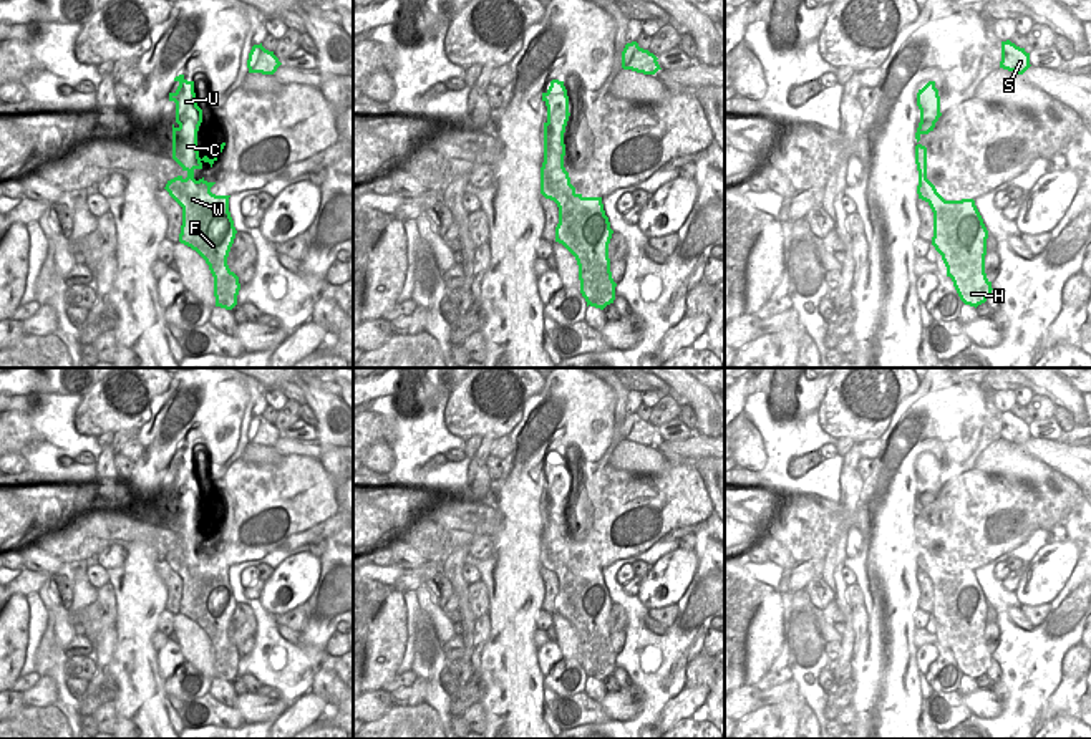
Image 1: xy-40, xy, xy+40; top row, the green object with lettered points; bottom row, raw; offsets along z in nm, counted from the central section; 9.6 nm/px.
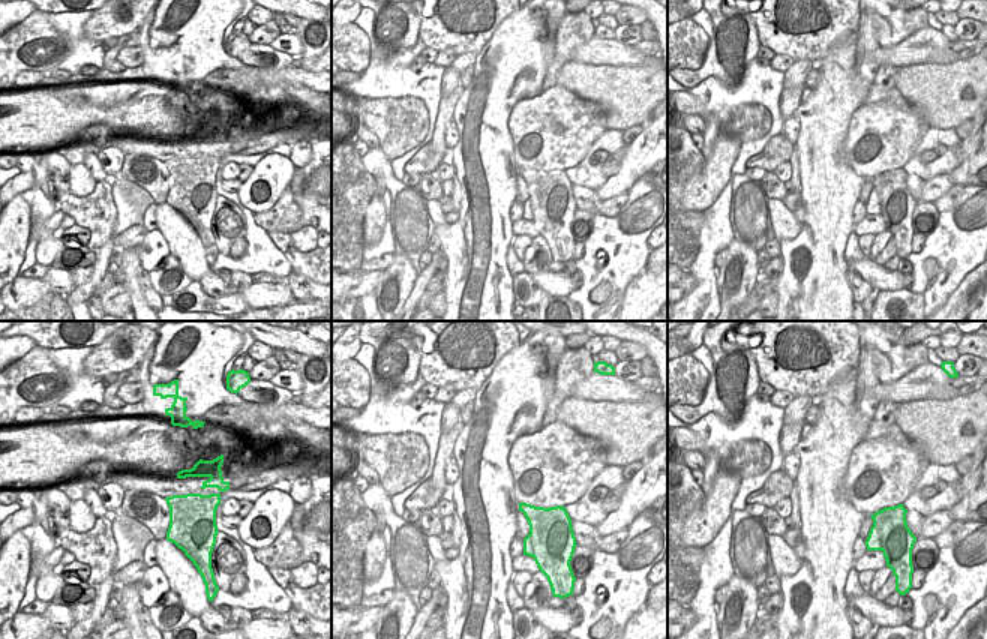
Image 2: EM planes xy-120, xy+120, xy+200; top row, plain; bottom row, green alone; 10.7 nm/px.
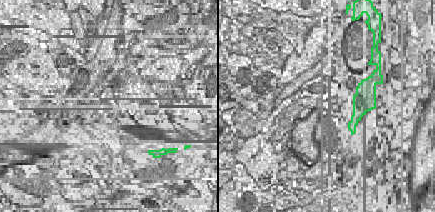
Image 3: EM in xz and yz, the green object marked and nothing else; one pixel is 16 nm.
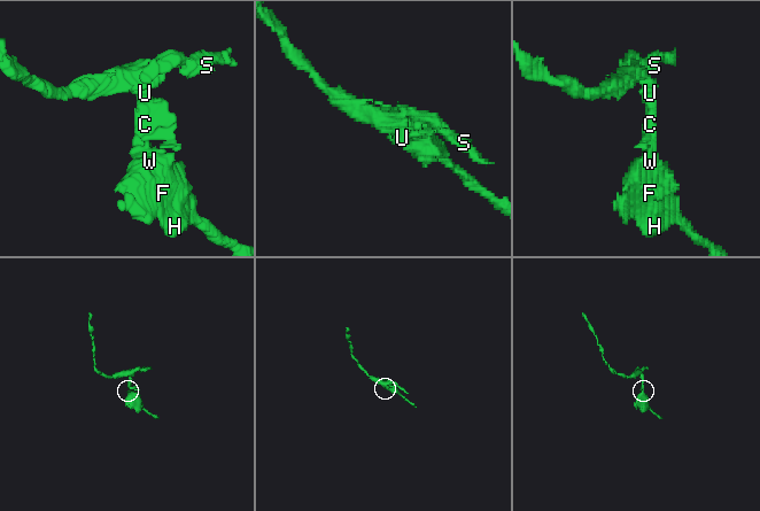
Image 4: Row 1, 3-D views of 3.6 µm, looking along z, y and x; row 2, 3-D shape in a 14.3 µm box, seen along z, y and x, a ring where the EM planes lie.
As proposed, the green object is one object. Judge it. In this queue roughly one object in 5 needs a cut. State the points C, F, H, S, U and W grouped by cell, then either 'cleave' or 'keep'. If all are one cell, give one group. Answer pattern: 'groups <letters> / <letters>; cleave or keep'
groups C S U / F H W; cleave

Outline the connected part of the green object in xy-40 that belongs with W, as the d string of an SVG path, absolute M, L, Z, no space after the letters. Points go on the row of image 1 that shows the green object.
M177 176L166 184L169 196L182 207L179 242L196 250L214 277L216 307L232 310L240 290L239 277L229 268L227 257L235 239L229 212L230 196L216 196L204 177Z

